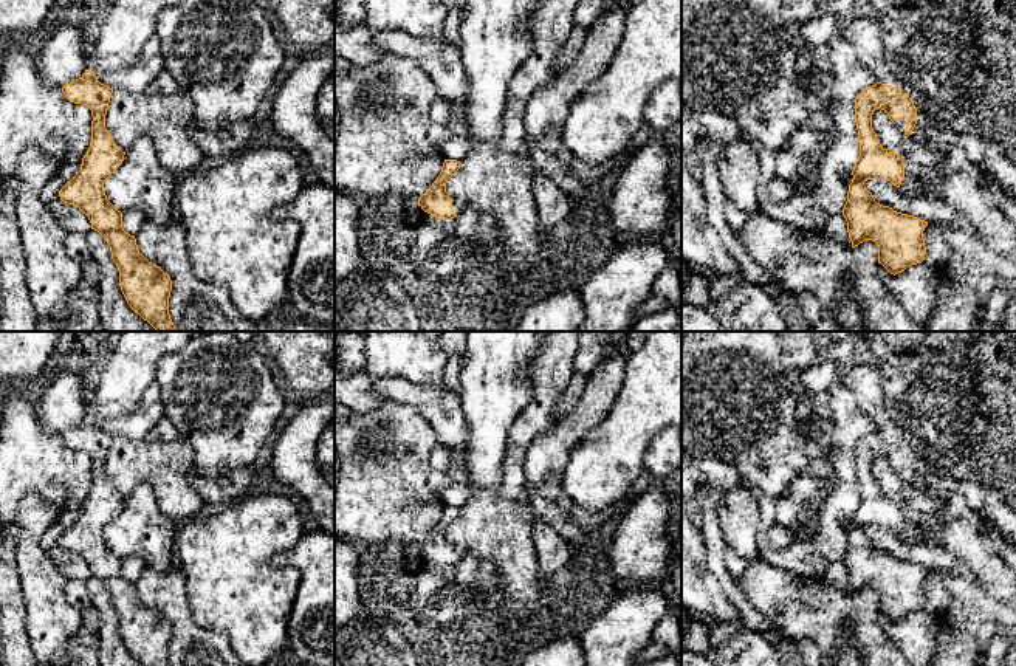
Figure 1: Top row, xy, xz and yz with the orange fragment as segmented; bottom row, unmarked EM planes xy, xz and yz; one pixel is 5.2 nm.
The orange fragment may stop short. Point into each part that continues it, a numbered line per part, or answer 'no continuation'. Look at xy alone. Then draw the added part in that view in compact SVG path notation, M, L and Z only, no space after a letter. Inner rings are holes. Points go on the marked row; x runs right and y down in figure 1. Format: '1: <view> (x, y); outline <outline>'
1: xy (130, 24); outline M115 0L105 17L96 50L87 56L87 68L96 76L135 64L146 42L156 36L161 12L184 0Z

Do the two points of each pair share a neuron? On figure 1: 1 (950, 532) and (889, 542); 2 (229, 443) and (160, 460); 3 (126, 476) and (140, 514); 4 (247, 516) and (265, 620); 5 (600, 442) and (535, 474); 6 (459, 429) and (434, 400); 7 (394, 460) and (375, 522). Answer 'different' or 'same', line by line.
1: different
2: different
3: different
4: same
5: different
6: same
7: same

